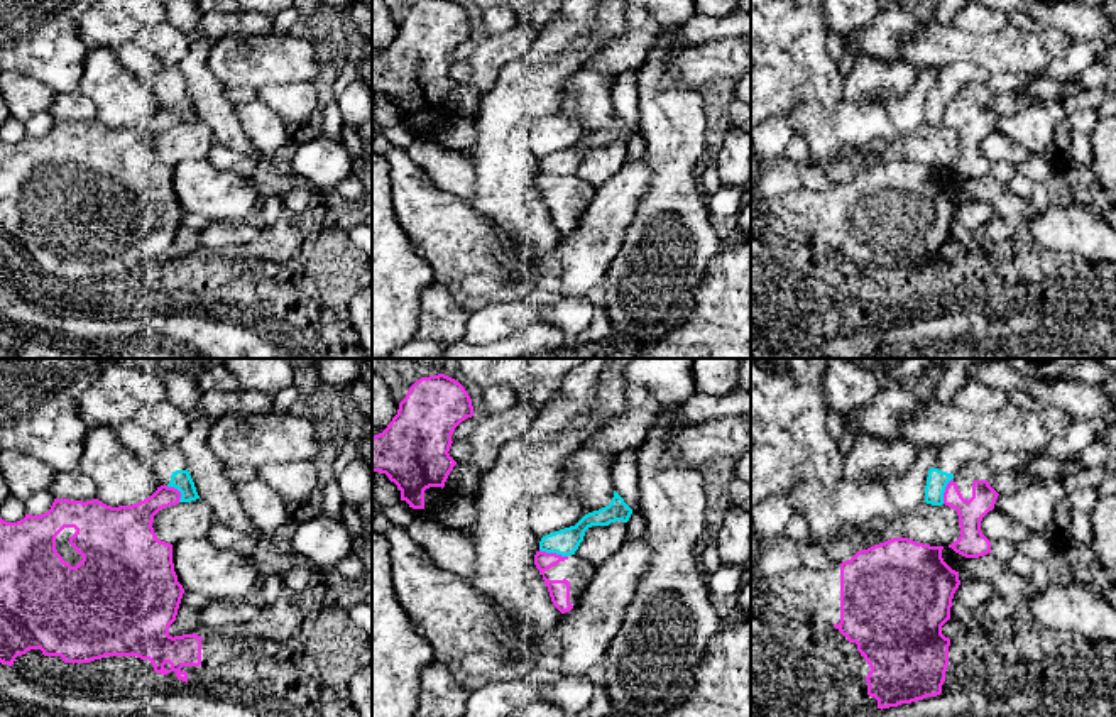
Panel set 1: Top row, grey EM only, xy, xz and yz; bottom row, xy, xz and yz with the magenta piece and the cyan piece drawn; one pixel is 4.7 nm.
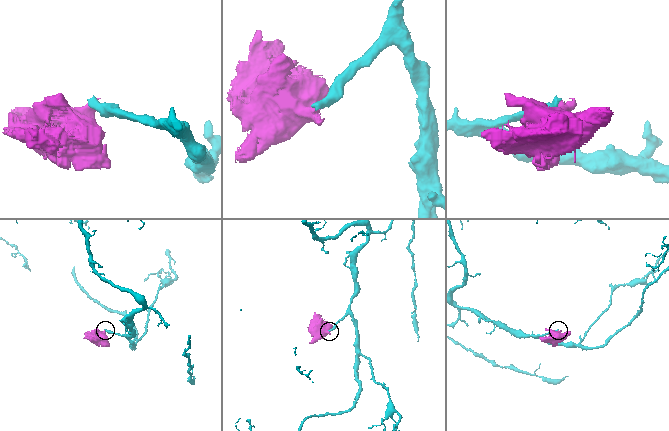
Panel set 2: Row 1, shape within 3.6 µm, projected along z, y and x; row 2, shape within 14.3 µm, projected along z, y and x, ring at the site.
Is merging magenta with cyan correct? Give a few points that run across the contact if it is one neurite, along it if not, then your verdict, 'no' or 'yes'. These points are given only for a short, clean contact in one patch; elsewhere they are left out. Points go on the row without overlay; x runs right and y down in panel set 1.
no

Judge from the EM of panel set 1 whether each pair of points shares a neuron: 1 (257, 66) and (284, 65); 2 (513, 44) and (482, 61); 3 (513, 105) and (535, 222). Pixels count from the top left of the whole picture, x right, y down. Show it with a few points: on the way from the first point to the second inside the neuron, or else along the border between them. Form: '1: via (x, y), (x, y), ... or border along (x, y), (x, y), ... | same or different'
1: via (264, 65), (278, 65) | same
2: via (506, 48), (489, 58) | same
3: via (513, 136), (513, 197) | same

